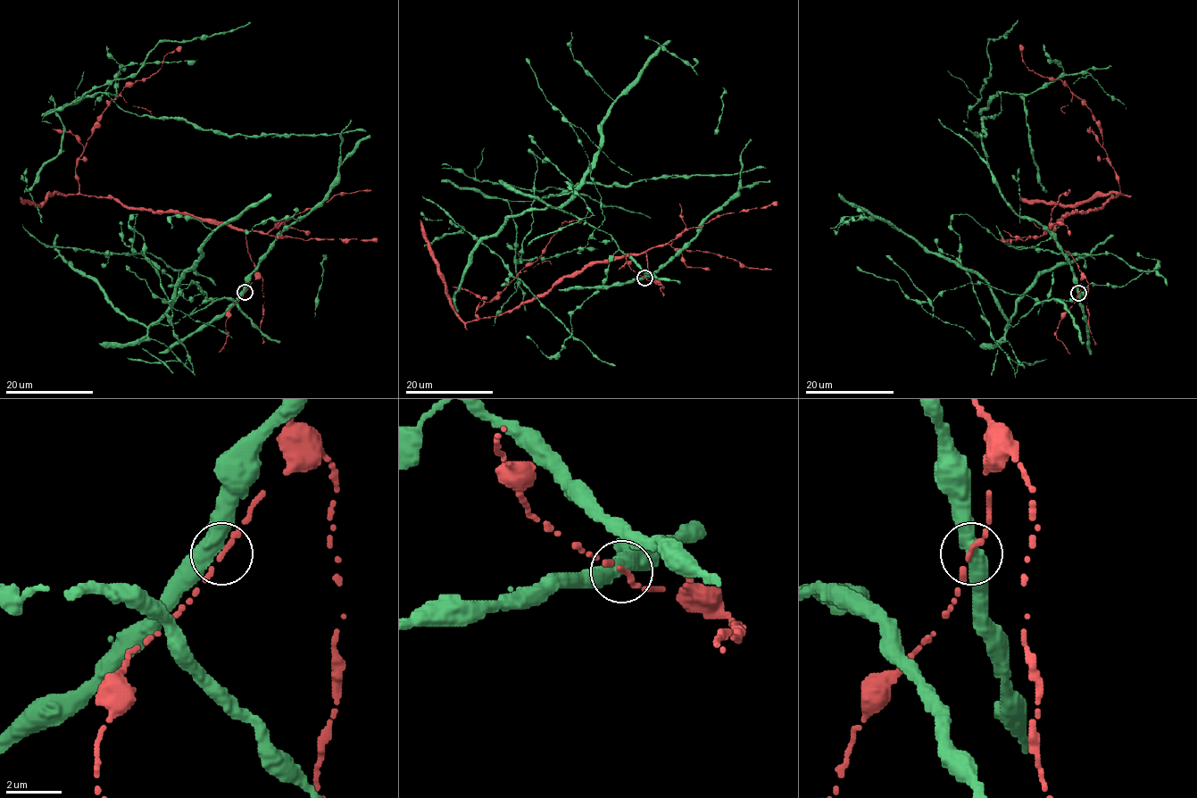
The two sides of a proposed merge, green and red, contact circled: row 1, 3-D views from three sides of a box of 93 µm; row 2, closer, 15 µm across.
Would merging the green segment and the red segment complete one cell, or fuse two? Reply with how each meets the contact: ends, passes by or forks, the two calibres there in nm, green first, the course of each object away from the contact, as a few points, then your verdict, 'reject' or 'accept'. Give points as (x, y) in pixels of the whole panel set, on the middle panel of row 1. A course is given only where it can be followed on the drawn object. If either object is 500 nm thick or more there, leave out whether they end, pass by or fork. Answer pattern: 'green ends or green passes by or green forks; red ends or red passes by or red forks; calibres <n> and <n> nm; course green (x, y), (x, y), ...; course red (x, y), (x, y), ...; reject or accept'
green passes by; red ends; calibres 480 and 240 nm; course green (644, 278), (738, 190), (743, 167), (578, 184), (533, 201), (483, 194), (478, 181), (585, 194), (651, 218); course red (645, 278), (655, 280), (644, 252), (609, 258), (478, 319), (476, 310), (536, 261), (563, 222), (581, 222); accept

